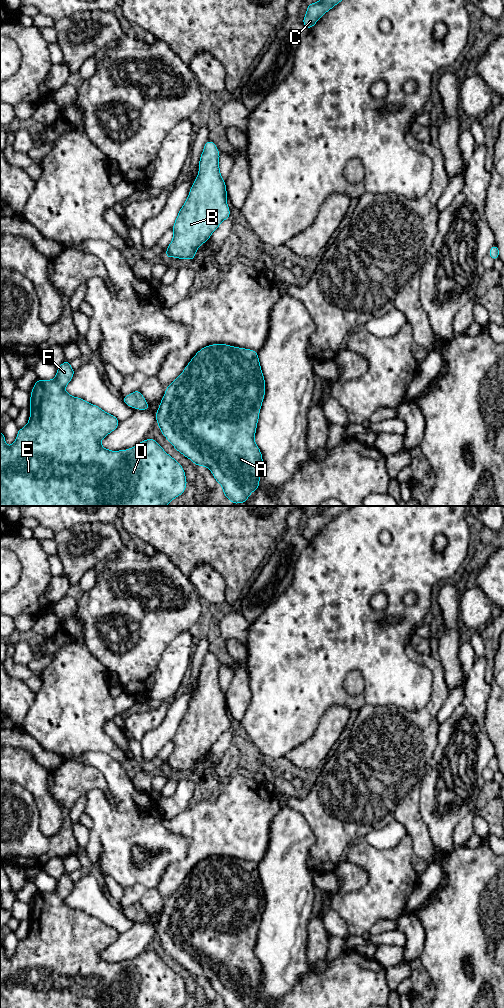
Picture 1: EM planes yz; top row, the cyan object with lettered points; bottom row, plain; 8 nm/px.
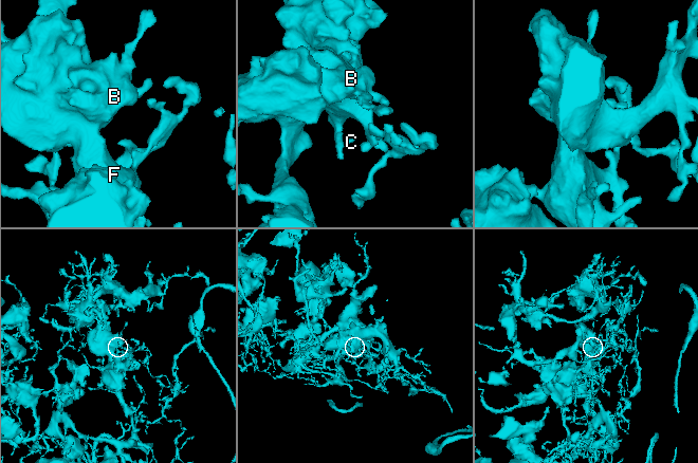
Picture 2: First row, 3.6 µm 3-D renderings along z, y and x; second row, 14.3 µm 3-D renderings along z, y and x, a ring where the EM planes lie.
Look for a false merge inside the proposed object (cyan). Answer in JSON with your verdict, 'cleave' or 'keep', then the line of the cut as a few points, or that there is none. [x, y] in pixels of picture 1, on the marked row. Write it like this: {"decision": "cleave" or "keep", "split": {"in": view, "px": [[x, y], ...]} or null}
{"decision": "keep", "split": null}

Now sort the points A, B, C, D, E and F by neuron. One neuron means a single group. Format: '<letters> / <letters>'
A B C D E F

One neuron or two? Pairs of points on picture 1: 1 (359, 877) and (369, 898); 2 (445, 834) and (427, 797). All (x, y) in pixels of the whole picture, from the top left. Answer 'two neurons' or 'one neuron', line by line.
1: two neurons
2: one neuron

